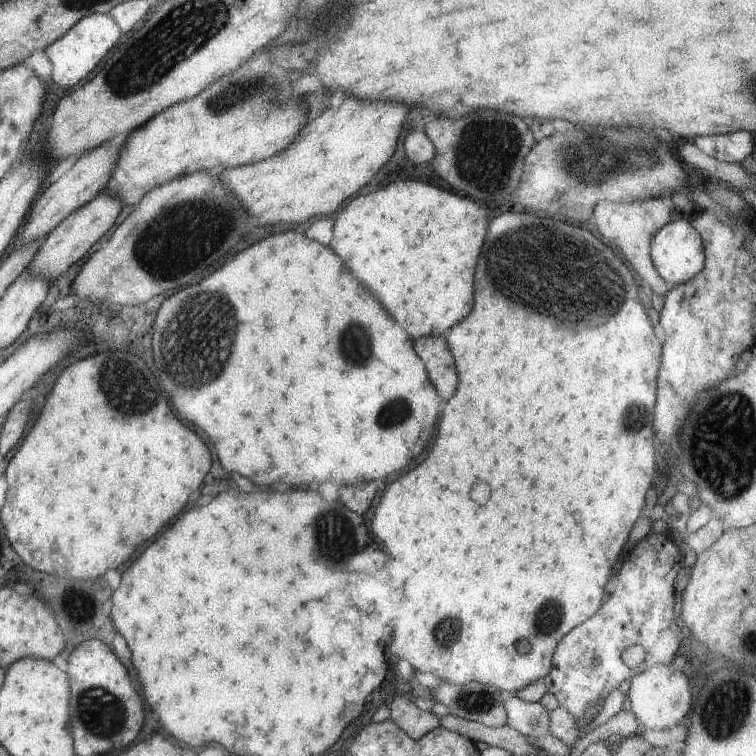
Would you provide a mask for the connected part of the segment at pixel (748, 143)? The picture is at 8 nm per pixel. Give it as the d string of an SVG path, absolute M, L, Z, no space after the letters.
M736 131L723 135L704 135L694 138L700 150L716 160L740 163L753 154L754 136L750 131Z

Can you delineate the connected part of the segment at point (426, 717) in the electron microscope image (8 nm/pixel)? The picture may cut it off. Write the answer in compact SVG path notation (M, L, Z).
M407 694L398 696L389 705L392 719L410 738L418 740L439 726L439 717L432 711L423 711L414 705L414 699Z

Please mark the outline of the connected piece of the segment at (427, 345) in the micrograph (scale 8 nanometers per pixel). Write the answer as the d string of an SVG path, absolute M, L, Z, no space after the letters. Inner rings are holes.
M444 336L418 338L414 340L414 350L426 364L428 376L434 382L438 394L444 400L452 398L458 388L458 372L456 372L454 356L450 354L446 338Z

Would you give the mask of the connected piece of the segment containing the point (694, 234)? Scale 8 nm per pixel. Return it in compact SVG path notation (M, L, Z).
M677 215L654 235L651 244L651 257L655 269L667 283L675 286L688 282L705 267L703 238L692 226L687 216Z

